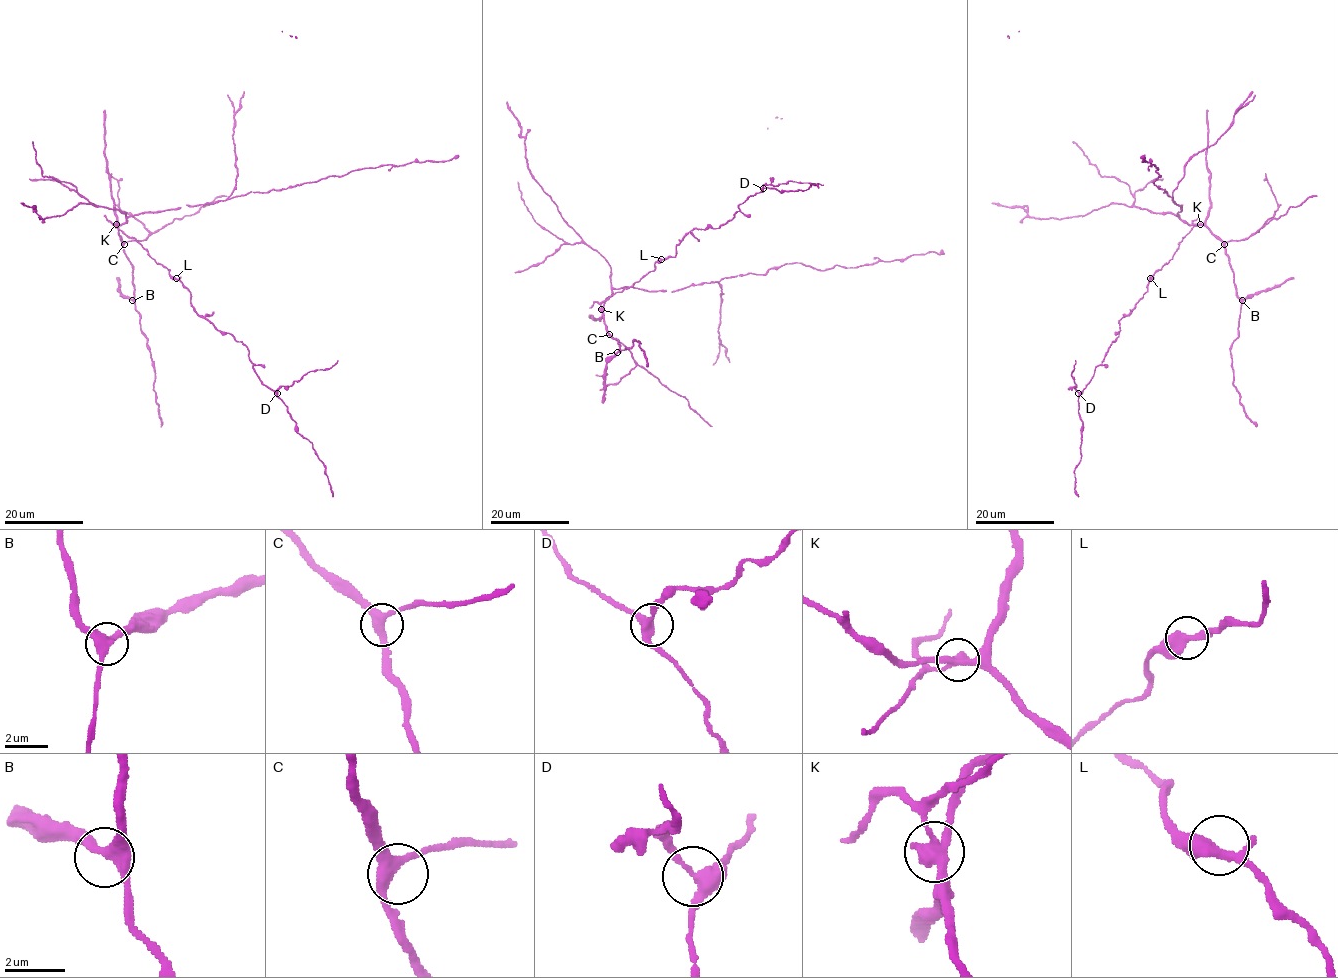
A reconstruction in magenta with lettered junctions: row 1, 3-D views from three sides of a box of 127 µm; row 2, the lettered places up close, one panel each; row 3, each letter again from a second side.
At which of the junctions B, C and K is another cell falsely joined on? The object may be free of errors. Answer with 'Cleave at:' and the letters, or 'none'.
Cleave at: K

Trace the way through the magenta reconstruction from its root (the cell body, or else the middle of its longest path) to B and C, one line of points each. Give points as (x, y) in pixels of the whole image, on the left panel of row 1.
B: (122, 224), (117, 225), (117, 230), (122, 249), (133, 269), (132, 300)
C: (122, 224), (117, 225), (117, 230), (124, 244)

